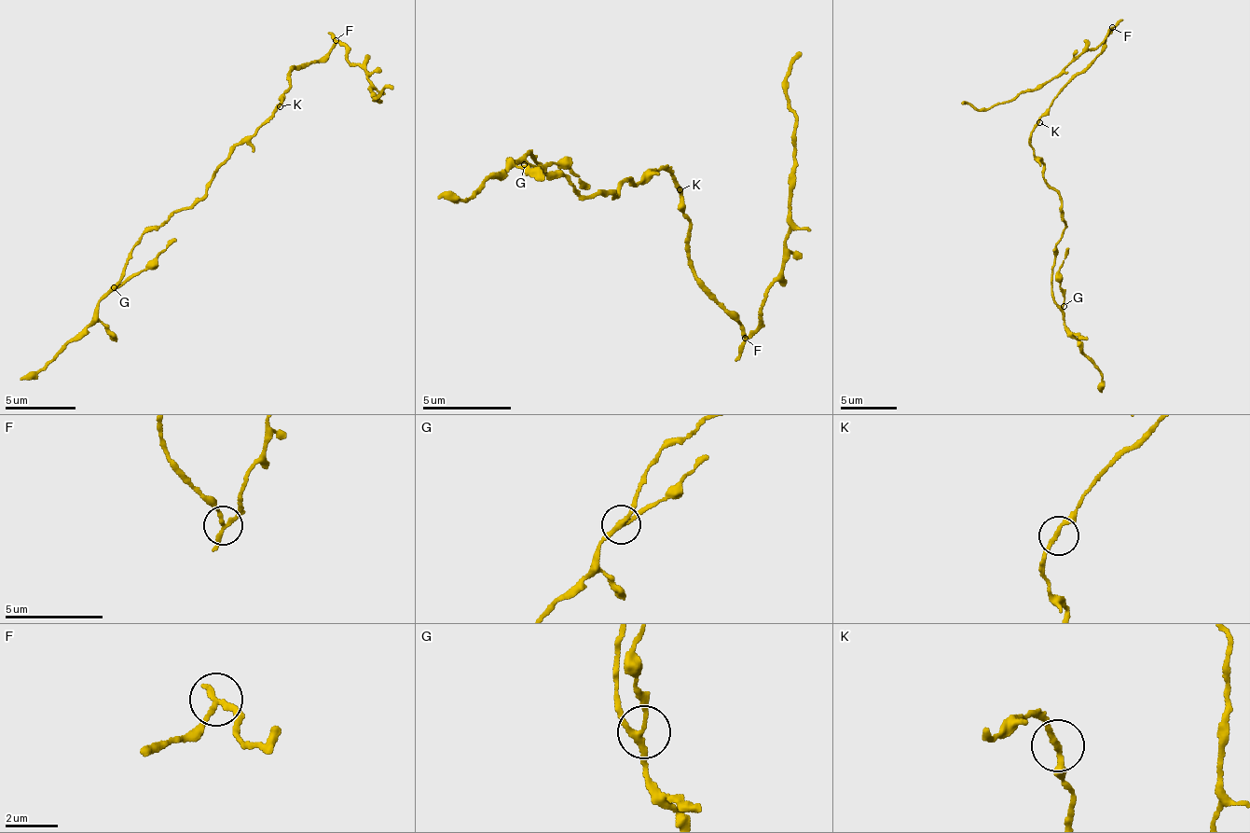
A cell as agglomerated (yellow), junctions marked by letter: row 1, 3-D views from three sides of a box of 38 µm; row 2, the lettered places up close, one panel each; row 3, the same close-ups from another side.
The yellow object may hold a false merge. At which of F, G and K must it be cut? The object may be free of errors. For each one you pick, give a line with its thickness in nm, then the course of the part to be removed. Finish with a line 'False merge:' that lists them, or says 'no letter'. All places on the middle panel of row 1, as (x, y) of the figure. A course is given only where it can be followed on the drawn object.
F: calibre 190 nm; course (744, 339), (760, 325), (792, 208), (796, 121), (785, 92), (789, 63), (802, 52)
False merge: F

